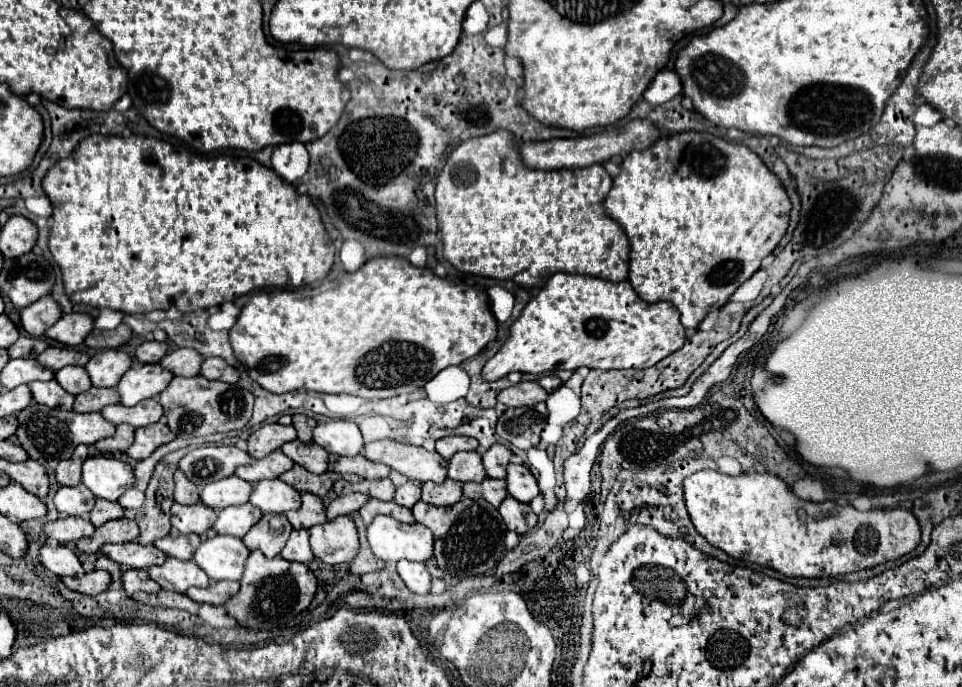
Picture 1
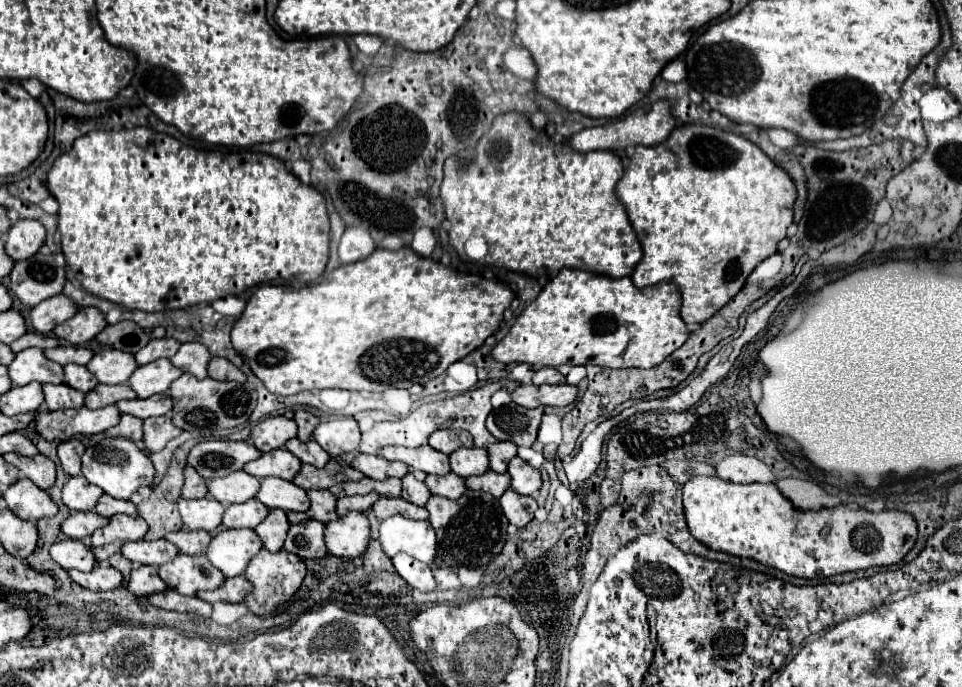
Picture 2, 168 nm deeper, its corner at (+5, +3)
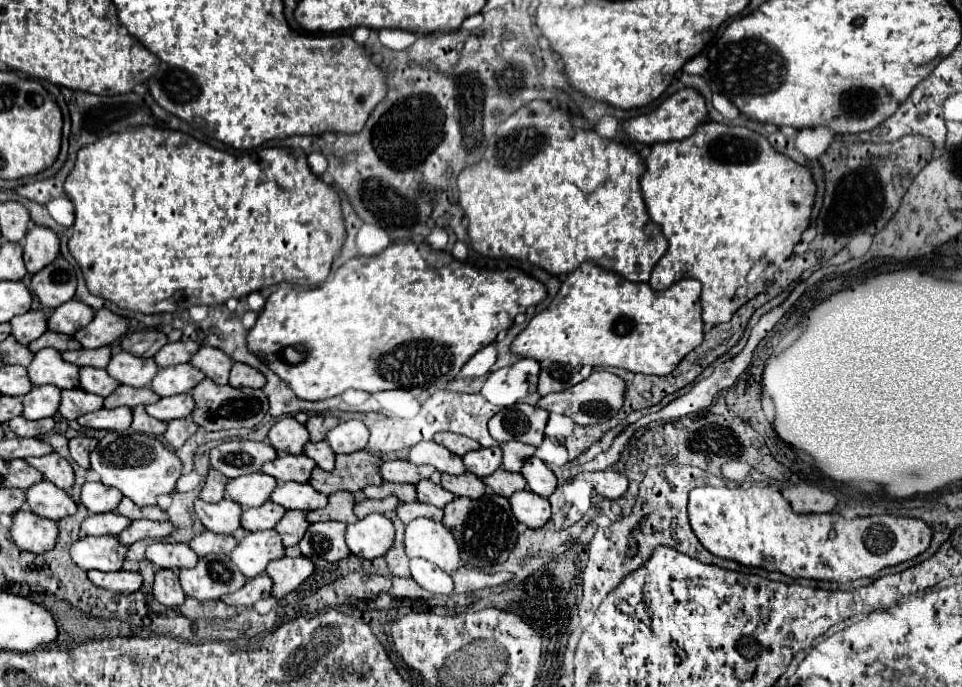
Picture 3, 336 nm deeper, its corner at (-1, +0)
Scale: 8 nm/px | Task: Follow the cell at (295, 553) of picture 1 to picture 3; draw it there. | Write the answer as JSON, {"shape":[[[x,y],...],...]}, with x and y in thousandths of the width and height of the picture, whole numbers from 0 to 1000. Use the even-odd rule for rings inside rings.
{"shape":[[[338,758],[325,761],[319,767],[319,776],[311,787],[311,799],[319,814],[336,814],[336,817],[354,817],[363,811],[363,799],[359,793],[359,761]]]}

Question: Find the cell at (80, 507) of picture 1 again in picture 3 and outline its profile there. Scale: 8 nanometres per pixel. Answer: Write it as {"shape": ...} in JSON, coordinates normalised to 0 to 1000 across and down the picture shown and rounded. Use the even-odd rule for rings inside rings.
{"shape":[[[88,703],[84,712],[84,732],[93,747],[120,744],[120,735],[126,729],[126,723],[128,721],[124,715],[105,703]]]}

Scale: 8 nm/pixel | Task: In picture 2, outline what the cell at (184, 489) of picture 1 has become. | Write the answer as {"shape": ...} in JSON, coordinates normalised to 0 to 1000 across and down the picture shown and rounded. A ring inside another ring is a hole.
{"shape":[[[199,678],[192,681],[192,705],[190,705],[190,725],[201,728],[201,725],[211,725],[215,722],[215,702],[201,684]]]}

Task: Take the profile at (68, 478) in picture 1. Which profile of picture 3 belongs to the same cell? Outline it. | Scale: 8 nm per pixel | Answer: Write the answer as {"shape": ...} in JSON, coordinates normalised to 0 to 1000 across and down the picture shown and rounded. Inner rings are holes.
{"shape":[[[78,636],[72,642],[72,656],[74,665],[78,668],[78,674],[82,674],[86,683],[93,683],[93,659],[99,654],[101,639],[93,639],[93,636]]]}

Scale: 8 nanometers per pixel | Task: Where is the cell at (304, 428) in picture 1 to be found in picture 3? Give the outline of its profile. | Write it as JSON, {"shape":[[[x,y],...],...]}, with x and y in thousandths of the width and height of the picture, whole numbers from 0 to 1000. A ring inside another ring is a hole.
{"shape":[[[321,604],[317,622],[321,624],[321,633],[323,633],[323,642],[336,642],[340,627],[346,624],[348,619],[352,616],[350,607],[336,607],[336,604]]]}

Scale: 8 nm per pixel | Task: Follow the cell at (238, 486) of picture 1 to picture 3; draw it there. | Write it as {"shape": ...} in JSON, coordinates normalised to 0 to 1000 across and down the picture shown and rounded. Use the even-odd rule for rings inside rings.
{"shape":[[[259,689],[248,697],[240,697],[234,709],[234,726],[248,732],[253,741],[273,735],[282,715],[286,712],[288,700],[275,689]]]}

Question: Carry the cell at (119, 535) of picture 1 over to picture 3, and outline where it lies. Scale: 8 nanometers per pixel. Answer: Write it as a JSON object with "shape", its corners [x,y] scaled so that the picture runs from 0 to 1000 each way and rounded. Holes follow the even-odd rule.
{"shape":[[[144,755],[144,758],[138,758],[130,773],[126,773],[122,785],[124,785],[126,793],[136,793],[136,790],[151,783],[165,786],[174,782],[176,776],[178,776],[178,761],[176,758],[161,761],[161,758]]]}

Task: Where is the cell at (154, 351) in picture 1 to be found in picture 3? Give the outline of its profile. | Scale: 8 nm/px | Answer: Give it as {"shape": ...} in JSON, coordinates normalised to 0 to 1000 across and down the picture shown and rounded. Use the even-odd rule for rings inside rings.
{"shape":[[[184,496],[184,499],[174,499],[172,505],[167,505],[161,514],[161,528],[165,534],[176,534],[176,531],[186,531],[186,528],[194,528],[199,523],[201,514],[205,514],[207,502],[203,496]]]}

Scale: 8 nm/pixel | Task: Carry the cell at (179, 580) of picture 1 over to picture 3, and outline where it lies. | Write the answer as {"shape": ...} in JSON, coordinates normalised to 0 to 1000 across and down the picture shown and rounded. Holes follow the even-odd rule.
{"shape":[[[213,808],[199,828],[186,828],[186,846],[194,869],[223,875],[255,852],[255,840],[240,822],[236,808]]]}

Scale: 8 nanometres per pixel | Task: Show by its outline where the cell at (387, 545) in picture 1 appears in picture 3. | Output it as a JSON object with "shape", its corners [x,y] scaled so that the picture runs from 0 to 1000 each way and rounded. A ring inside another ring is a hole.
{"shape":[[[431,755],[421,764],[419,793],[423,811],[440,811],[463,834],[473,831],[477,822],[477,796],[473,793],[469,773],[454,758]]]}

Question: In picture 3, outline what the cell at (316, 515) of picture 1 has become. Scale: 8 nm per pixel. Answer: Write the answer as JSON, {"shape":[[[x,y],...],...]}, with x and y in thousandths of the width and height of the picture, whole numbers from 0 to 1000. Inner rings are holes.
{"shape":[[[363,715],[344,718],[340,738],[336,738],[332,744],[321,744],[317,753],[321,761],[330,761],[330,758],[369,761],[371,753],[367,750],[367,721]]]}

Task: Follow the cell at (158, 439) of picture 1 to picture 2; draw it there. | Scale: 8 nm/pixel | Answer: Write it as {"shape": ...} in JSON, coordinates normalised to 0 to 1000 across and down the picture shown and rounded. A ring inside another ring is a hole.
{"shape":[[[165,606],[165,608],[153,608],[149,614],[149,643],[151,652],[155,658],[165,658],[172,652],[172,646],[176,640],[180,640],[182,635],[188,632],[188,626],[184,626],[184,620],[180,620],[176,606]]]}

